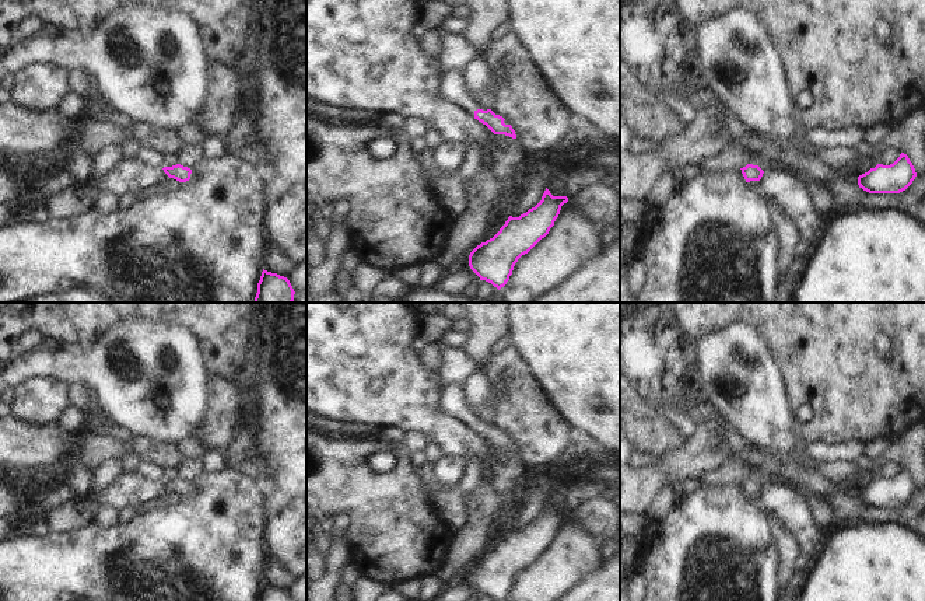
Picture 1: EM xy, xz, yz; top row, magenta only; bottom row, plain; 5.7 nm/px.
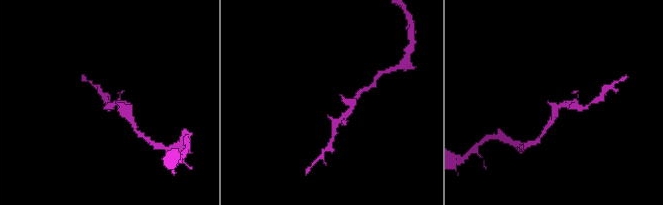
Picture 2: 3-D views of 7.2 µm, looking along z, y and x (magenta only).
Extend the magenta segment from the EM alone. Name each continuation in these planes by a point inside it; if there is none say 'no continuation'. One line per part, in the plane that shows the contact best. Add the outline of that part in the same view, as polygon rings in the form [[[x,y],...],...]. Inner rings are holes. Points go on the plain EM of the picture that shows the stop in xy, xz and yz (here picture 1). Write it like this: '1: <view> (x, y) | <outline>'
1: xz (451, 402) | [[[449,382],[442,388],[438,408],[442,413],[459,420],[469,429],[474,431],[477,423],[487,424],[487,420],[476,417],[467,408],[463,398],[463,382]]]

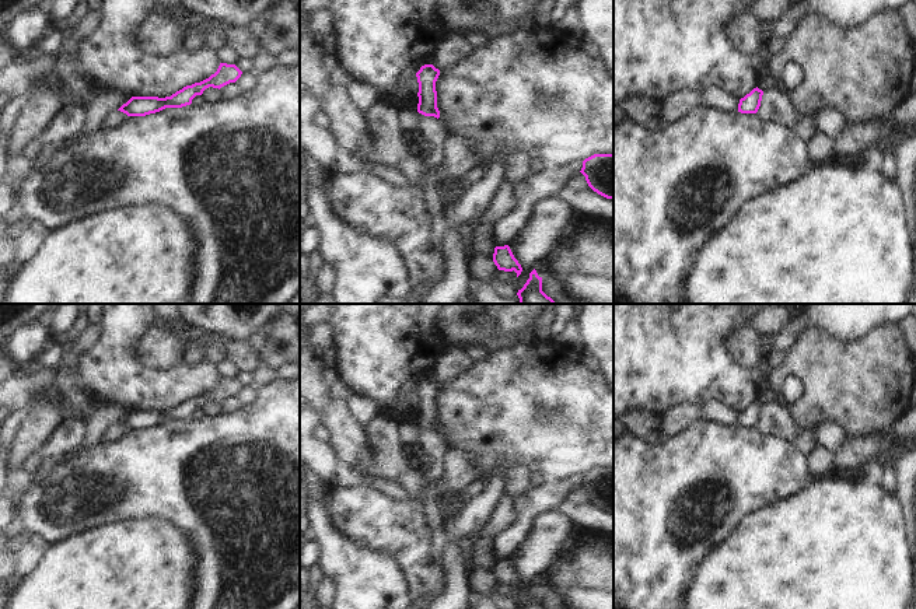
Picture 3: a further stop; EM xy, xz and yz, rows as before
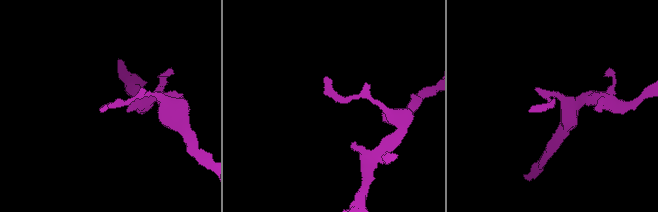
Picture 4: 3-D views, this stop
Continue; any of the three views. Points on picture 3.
no continuation

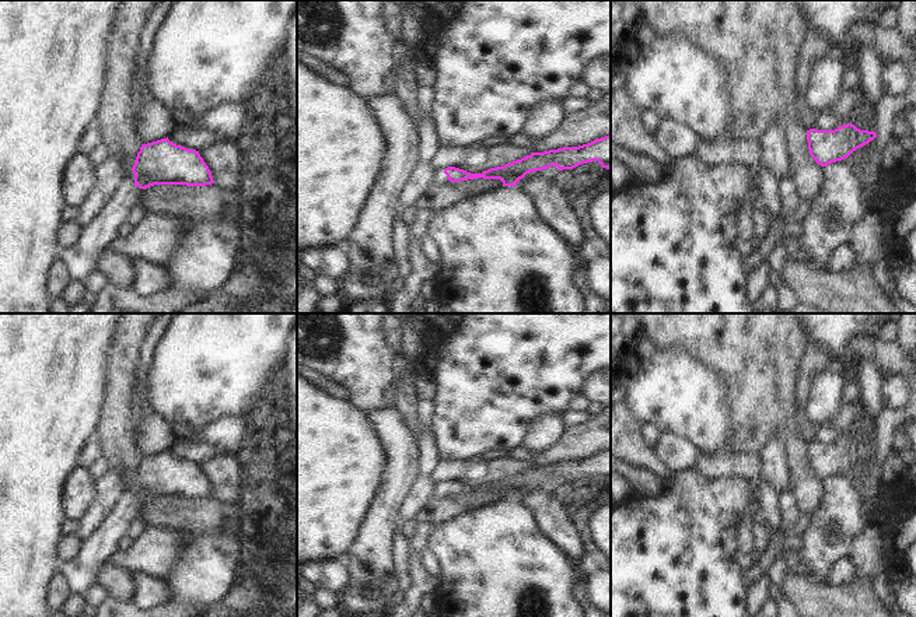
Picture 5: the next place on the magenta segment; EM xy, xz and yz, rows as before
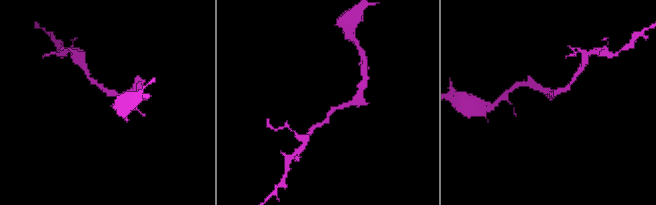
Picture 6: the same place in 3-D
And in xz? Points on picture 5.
1: xz (440, 490) | [[[437,483],[436,487],[434,487],[434,492],[433,492],[433,497],[448,497],[448,491],[447,488],[444,487],[444,483]]]

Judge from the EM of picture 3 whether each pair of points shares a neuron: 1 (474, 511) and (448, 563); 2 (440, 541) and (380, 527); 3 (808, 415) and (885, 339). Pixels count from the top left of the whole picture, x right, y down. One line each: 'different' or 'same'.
1: same
2: different
3: same

